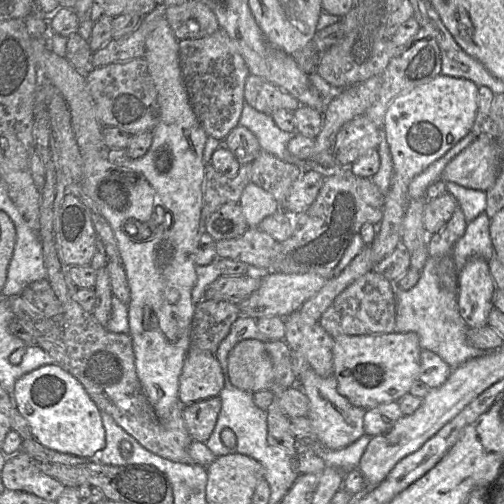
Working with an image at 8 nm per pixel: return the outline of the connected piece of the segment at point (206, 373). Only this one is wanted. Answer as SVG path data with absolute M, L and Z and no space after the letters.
M190 348L179 377L181 405L219 396L223 387L222 369L214 354Z

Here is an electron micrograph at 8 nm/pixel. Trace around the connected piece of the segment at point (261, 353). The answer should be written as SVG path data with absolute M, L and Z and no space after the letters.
M246 339L237 343L228 355L228 377L233 386L255 393L274 386L272 360L263 342Z

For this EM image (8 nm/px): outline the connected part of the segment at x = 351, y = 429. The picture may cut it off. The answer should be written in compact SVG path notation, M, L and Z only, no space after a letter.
M308 368L298 378L295 386L299 386L309 399L309 419L314 429L315 439L332 450L344 448L355 442L364 434L363 417L366 409L352 405L337 390L337 379L334 375L320 377Z

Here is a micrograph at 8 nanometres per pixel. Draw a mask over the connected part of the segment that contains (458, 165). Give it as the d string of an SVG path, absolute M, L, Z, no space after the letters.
M481 133L450 160L440 179L486 191L494 184L498 171L498 145L491 135Z

